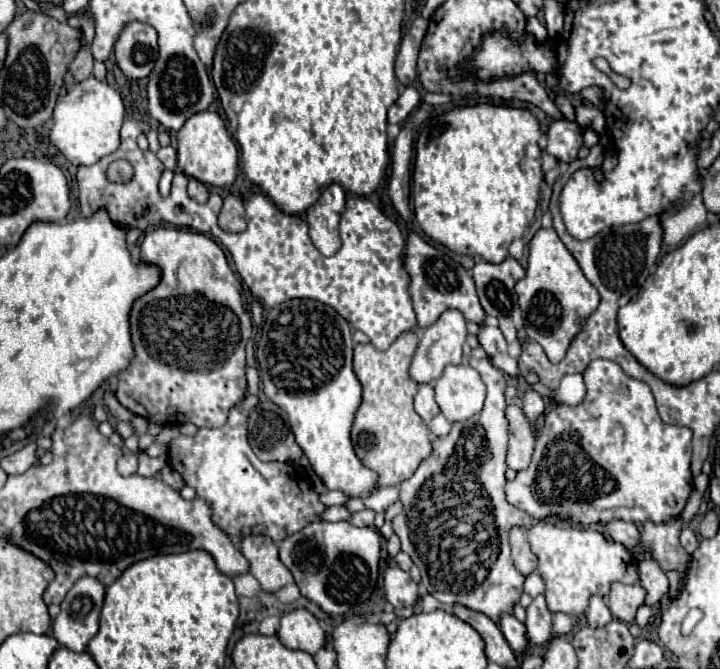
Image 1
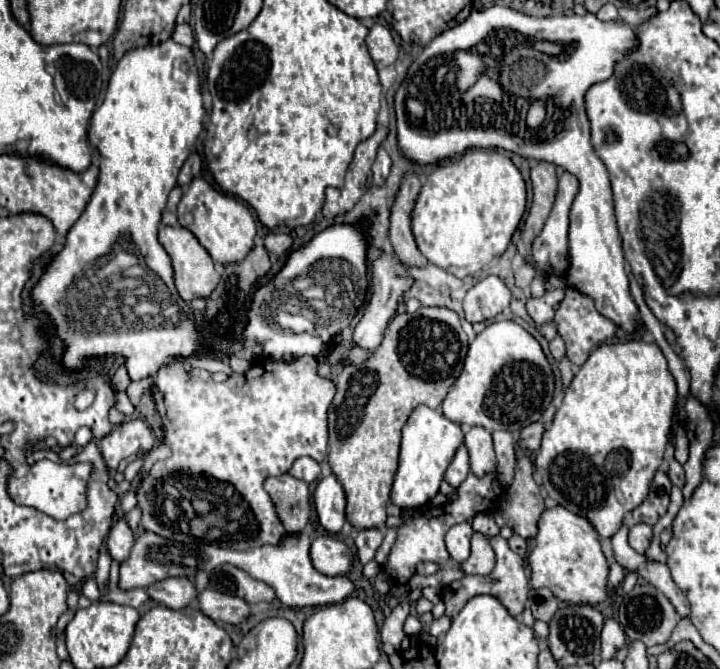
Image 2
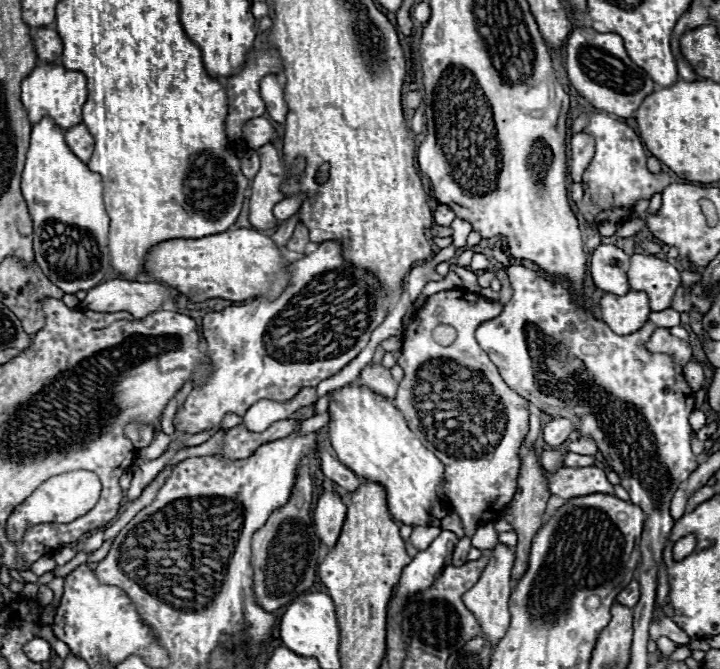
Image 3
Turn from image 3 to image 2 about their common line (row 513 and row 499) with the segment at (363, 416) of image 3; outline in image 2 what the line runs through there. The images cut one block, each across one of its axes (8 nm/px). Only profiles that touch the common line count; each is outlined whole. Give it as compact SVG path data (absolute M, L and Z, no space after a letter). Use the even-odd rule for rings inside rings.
M418 406L402 428L400 464L394 478L390 502L400 510L422 508L426 502L430 502L438 494L440 482L444 480L444 472L454 458L456 448L462 444L462 438L464 434L460 426L450 422L442 412L432 410L428 406Z

